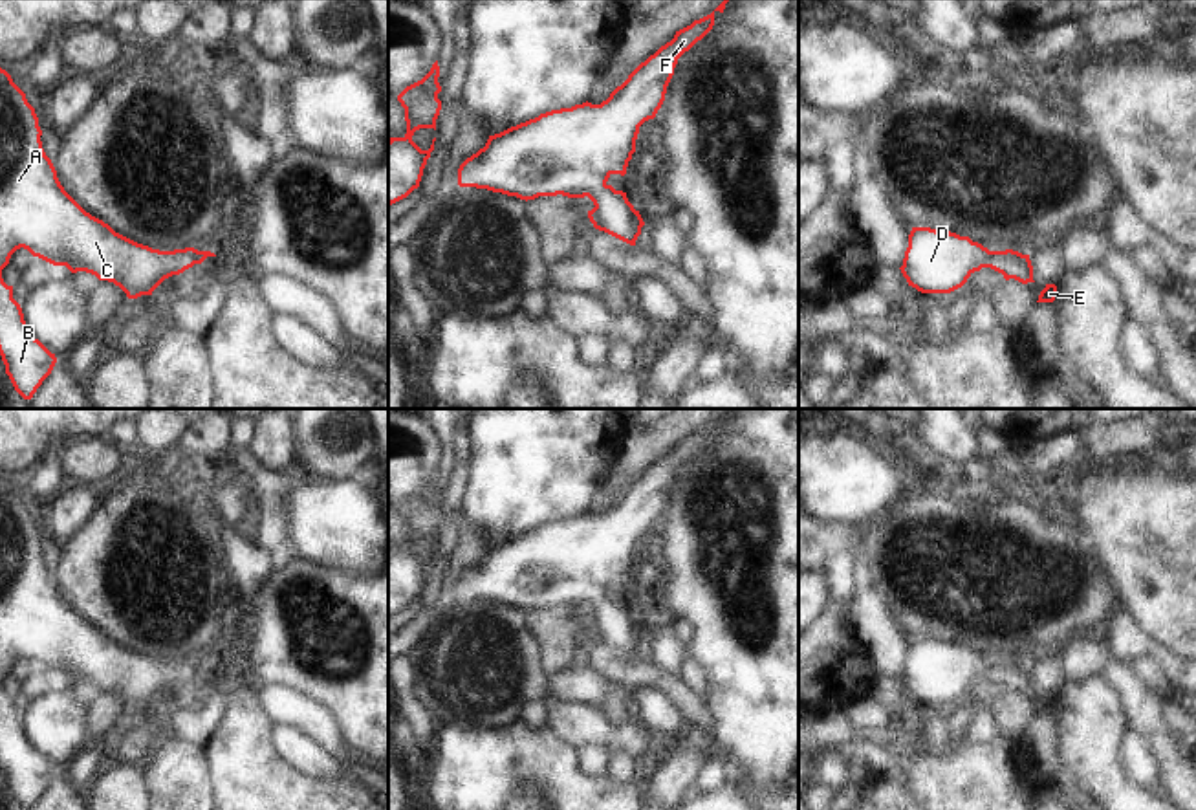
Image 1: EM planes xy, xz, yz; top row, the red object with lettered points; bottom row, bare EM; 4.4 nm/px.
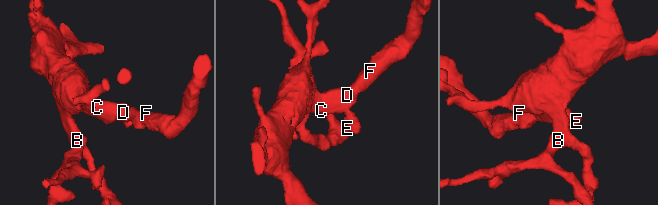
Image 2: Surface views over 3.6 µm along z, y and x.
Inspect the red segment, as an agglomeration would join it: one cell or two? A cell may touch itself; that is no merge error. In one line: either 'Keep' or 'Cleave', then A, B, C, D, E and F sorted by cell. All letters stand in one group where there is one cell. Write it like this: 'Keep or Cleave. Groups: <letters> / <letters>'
Keep. Groups: A B C D E F

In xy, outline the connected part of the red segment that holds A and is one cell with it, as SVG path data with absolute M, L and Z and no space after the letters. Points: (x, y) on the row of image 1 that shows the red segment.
M0 68L0 356L24 400L33 398L57 357L29 334L13 286L2 279L16 249L114 282L128 299L152 295L165 279L216 257L194 247L152 249L86 213L60 185L40 136L35 108Z

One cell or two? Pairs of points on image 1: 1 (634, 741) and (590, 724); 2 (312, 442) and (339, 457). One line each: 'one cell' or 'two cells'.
1: one cell
2: one cell

